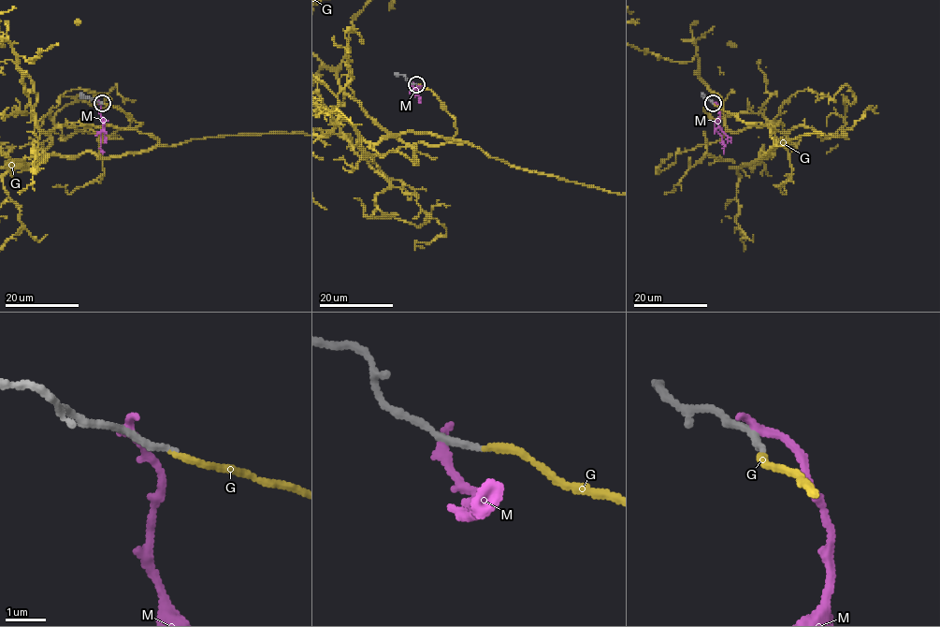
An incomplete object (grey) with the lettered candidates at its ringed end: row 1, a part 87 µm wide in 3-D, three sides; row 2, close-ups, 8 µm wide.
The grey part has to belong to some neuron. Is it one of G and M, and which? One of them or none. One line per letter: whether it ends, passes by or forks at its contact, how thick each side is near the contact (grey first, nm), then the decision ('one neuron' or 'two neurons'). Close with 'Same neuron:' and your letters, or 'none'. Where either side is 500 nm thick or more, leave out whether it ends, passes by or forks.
G: it ends there; 170 nm thick on the grey side, 160 nm on the other; one neuron
M: it ends there; 240 nm thick on the grey side, 260 nm on the other; two neurons
Same neuron: G

